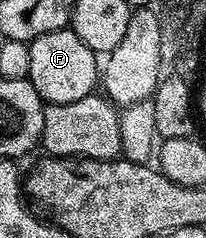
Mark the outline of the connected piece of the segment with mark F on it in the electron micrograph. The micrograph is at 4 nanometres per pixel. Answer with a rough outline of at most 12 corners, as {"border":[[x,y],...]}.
{"border":[[70,28],[30,43],[27,79],[48,104],[98,86],[98,58]]}

